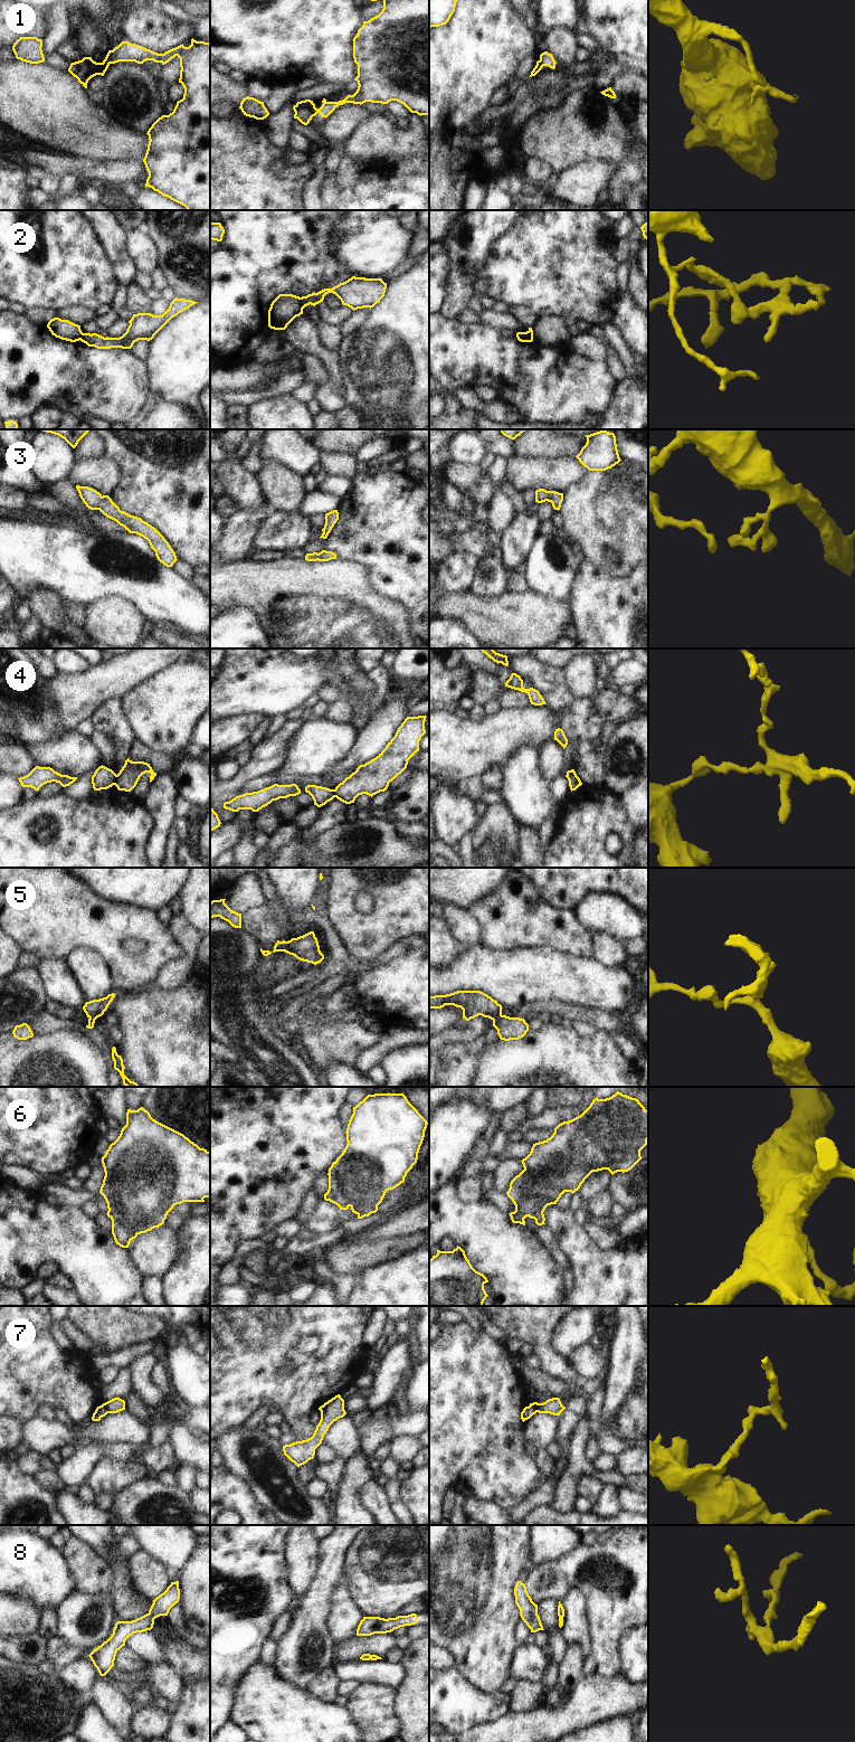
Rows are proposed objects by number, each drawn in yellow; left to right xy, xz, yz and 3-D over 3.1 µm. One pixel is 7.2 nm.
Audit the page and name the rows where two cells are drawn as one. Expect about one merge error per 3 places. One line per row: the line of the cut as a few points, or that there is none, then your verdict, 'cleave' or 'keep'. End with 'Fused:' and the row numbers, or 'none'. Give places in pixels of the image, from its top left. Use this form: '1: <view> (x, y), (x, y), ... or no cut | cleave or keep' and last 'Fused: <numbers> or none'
1: yz (539, 60), (543, 65) | cleave
2: xz (300, 297), (302, 312) | cleave
3: no cut | keep
4: xy (116, 775), (114, 784) | cleave
5: no cut | keep
6: xy (107, 1211), (131, 1239) | cleave
7: yz (529, 1406), (532, 1406), (537, 1411) | cleave
8: no cut | keep
Fused: 1, 2, 4, 6, 7

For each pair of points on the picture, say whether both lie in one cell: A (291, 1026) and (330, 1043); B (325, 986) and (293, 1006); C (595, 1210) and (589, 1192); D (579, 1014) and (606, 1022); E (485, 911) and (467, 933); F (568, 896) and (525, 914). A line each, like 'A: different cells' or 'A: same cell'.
A: different cells
B: same cell
C: different cells
D: same cell
E: different cells
F: different cells

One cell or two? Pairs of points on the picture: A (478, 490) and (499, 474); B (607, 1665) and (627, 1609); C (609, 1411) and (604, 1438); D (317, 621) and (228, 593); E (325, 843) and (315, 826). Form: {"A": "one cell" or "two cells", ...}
{"A": "two cells", "B": "one cell", "C": "two cells", "D": "one cell", "E": "two cells"}

